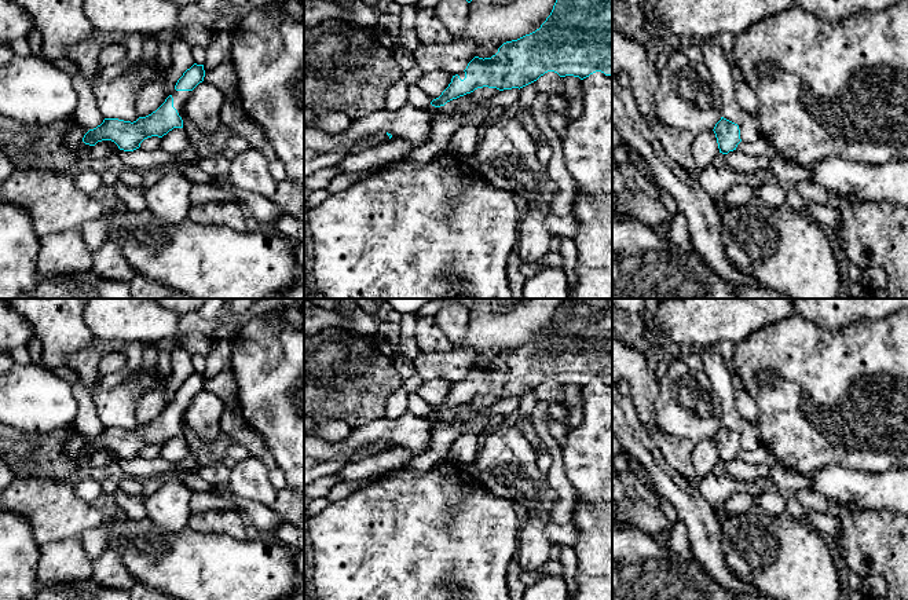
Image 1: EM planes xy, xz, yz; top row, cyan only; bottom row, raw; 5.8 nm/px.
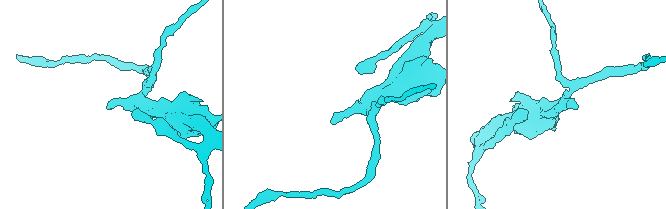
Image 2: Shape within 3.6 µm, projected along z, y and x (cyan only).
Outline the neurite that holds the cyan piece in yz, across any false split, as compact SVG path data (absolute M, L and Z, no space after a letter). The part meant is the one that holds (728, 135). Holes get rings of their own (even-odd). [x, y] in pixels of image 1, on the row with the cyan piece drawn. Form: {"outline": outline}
{"outline": "M724 117L715 124L713 131L717 138L720 153L722 154L736 150L737 144L742 142L739 125Z"}

